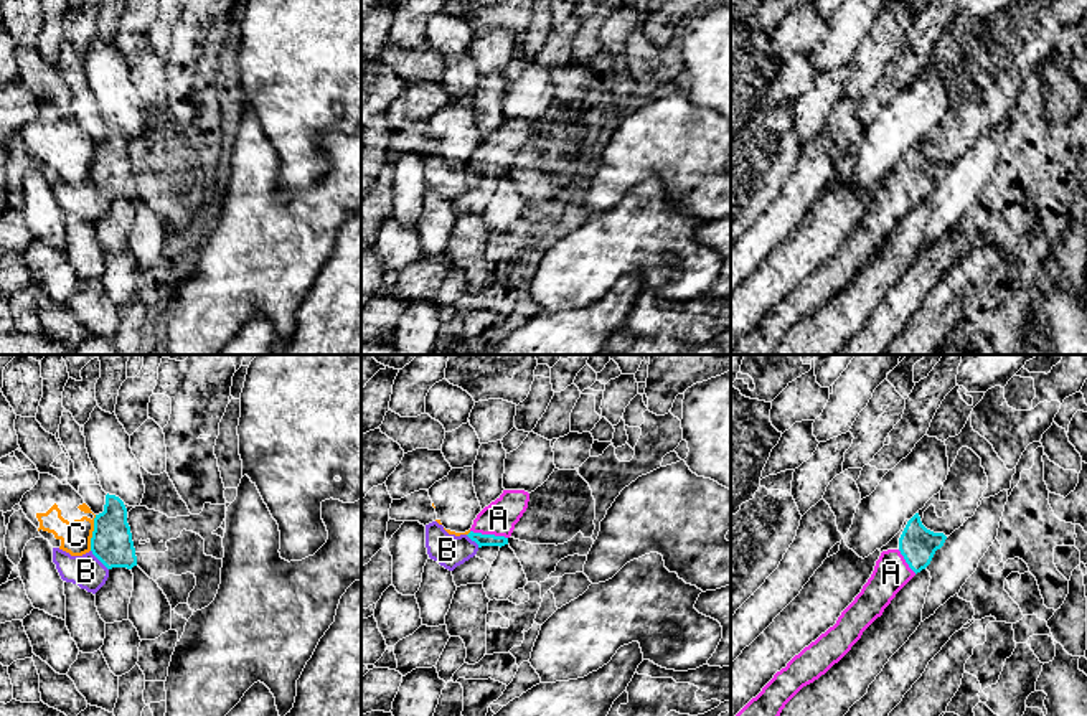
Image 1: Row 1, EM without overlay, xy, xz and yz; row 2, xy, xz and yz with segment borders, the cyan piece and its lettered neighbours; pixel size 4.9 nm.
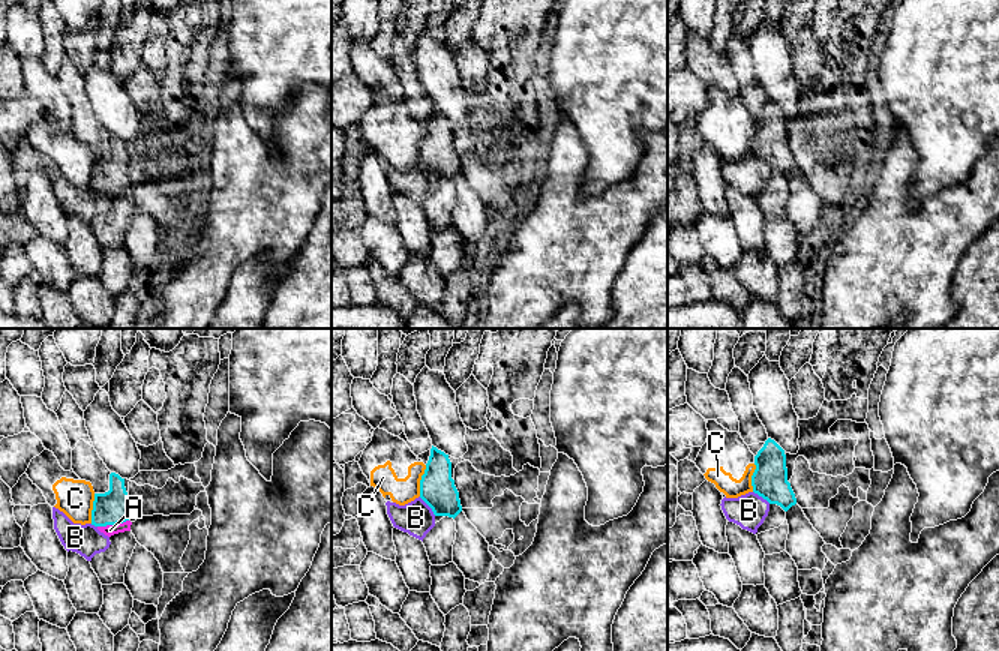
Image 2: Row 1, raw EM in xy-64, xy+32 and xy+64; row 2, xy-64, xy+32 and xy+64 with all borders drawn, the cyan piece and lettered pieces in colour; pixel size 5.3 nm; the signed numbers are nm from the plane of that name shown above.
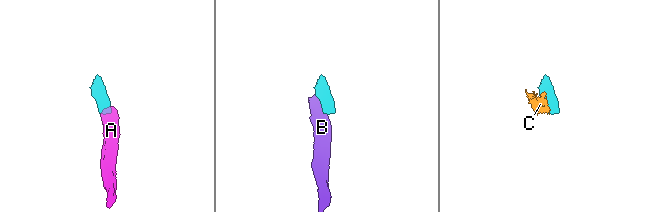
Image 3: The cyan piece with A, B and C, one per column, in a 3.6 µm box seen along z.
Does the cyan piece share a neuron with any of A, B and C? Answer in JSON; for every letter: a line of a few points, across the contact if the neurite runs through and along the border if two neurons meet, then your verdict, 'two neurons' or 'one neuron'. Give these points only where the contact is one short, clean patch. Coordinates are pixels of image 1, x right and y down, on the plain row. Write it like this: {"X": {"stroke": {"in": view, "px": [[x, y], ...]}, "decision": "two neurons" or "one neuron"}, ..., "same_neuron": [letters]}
{"A": {"stroke": {"in": "xz", "px": [[482, 170], [489, 165], [498, 149]]}, "decision": "one neuron"}, "B": {"stroke": {"in": "xy", "px": [[91, 180], [108, 200]]}, "decision": "two neurons"}, "C": {"stroke": {"in": "xy", "px": [[96, 146], [89, 180]]}, "decision": "two neurons"}, "same_neuron": ["A"]}

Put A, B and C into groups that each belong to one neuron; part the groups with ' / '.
A / B / C

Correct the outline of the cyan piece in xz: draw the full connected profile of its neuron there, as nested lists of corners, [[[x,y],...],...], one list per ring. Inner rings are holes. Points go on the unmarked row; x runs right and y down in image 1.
[[[503,120],[503,124],[485,137],[467,165],[482,177],[505,177],[515,155],[528,139],[529,124],[525,120]]]

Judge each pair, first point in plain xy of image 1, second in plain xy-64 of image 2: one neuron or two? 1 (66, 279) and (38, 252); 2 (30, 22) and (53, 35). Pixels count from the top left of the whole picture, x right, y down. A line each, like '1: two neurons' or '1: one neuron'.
1: one neuron
2: two neurons

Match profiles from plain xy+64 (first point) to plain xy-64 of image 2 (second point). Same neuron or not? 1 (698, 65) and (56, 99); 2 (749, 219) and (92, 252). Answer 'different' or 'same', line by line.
1: same
2: same

